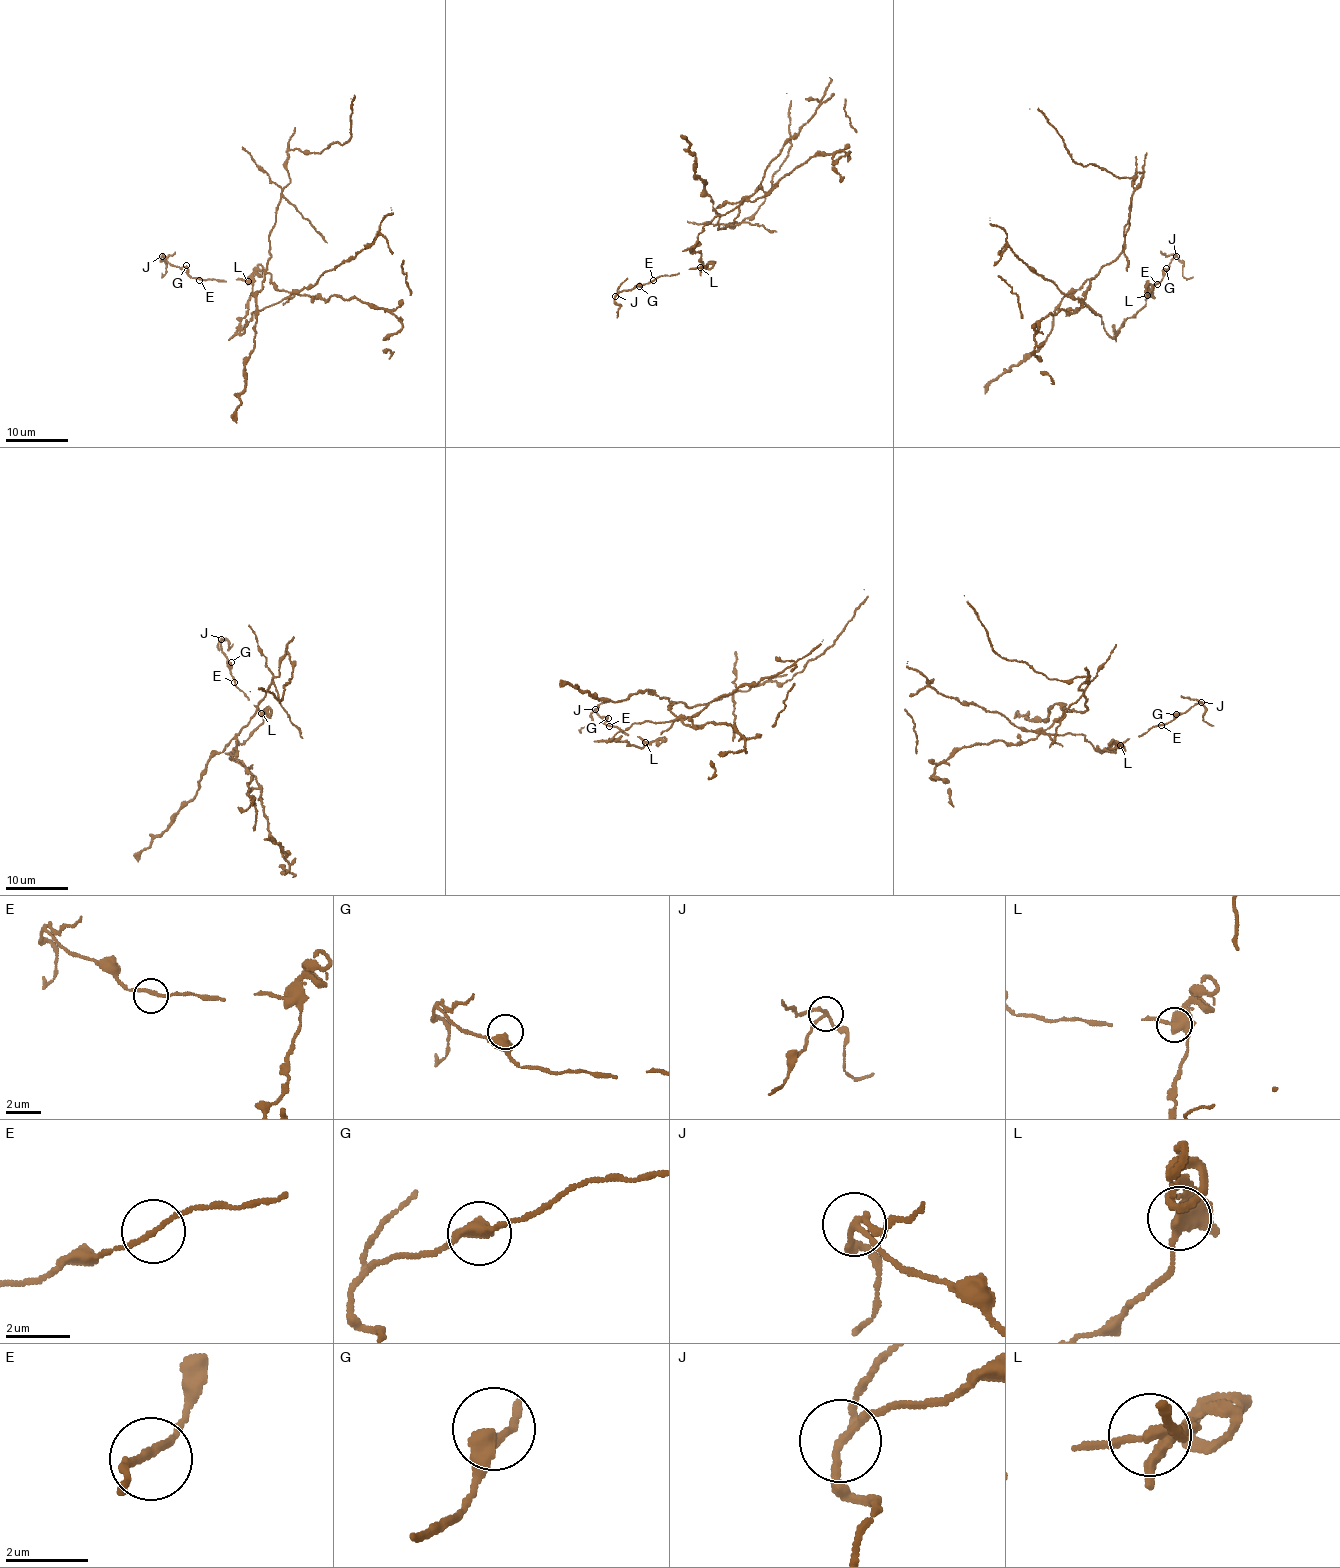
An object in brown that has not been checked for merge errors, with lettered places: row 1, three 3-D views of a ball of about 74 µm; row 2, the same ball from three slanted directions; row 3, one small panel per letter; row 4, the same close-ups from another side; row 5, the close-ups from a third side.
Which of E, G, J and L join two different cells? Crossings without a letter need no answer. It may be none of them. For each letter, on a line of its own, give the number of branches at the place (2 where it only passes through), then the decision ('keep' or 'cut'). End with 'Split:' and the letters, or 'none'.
E: 2 | keep
G: 2 | keep
J: 3 | cut
L: 3 | cut
Split: J, L

